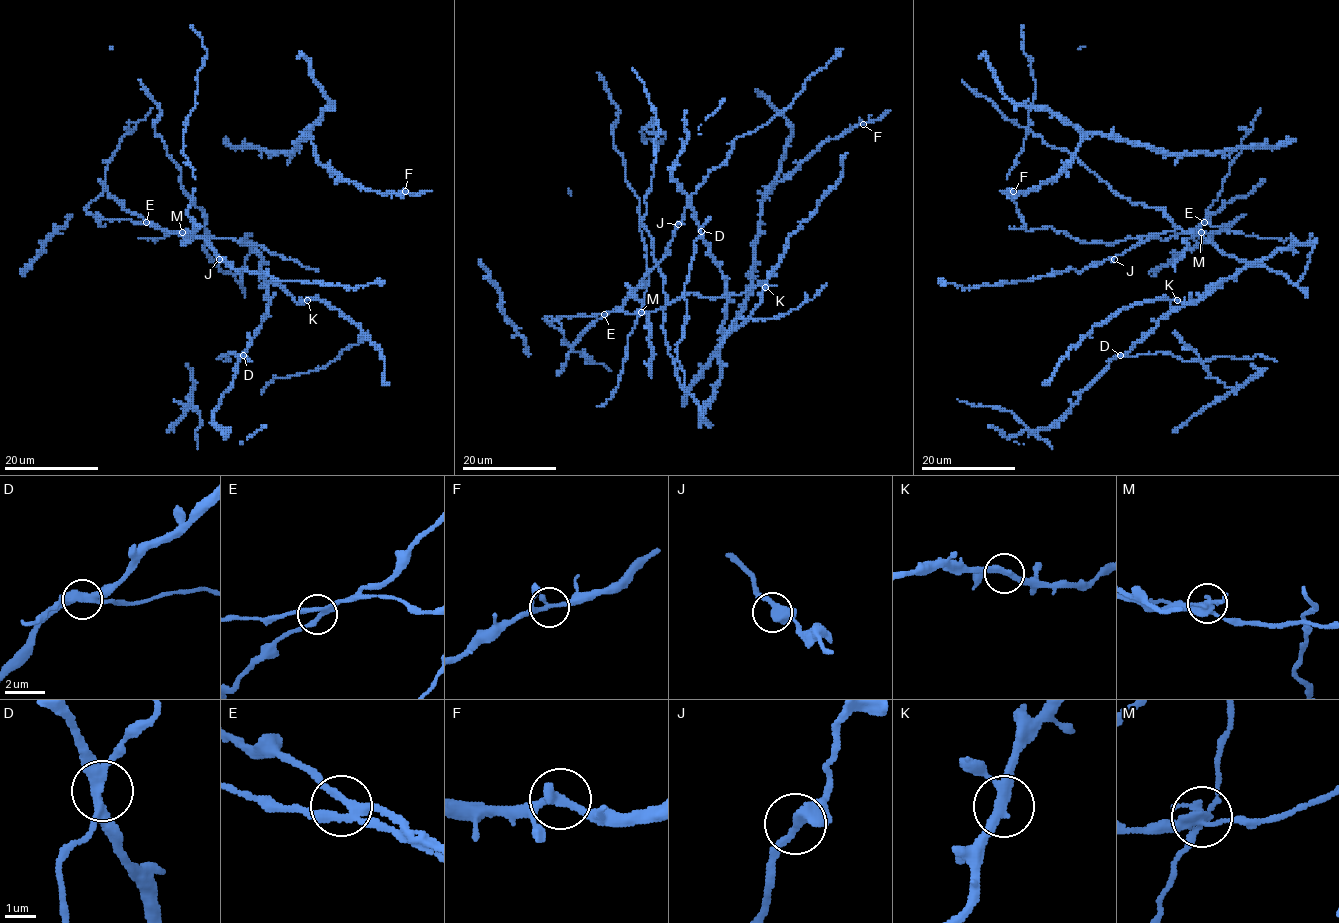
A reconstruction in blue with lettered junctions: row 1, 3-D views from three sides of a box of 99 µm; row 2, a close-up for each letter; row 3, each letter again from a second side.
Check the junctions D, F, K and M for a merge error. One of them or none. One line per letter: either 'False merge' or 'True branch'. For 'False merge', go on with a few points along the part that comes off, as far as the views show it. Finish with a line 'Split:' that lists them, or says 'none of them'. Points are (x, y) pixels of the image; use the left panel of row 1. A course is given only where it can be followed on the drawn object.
D: True branch
F: True branch
K: True branch
M: False merge. Course of the part to remove: (183, 232), (161, 228), (187, 240), (202, 238), (237, 272), (245, 268), (278, 280), (345, 287), (384, 281)
Split: M

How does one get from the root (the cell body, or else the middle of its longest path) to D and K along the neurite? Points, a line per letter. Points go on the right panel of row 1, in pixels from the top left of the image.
D: (1202, 236), (1193, 234), (1294, 284), (1313, 247), (1294, 243), (1252, 261), (1170, 310), (1120, 356)
K: (1202, 236), (1193, 234), (1294, 284), (1313, 247), (1294, 243), (1241, 268), (1196, 303), (1177, 300)

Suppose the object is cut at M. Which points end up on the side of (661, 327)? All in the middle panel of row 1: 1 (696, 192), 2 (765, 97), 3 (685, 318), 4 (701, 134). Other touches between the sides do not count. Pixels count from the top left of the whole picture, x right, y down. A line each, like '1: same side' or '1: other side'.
1: other side
2: same side
3: same side
4: same side

